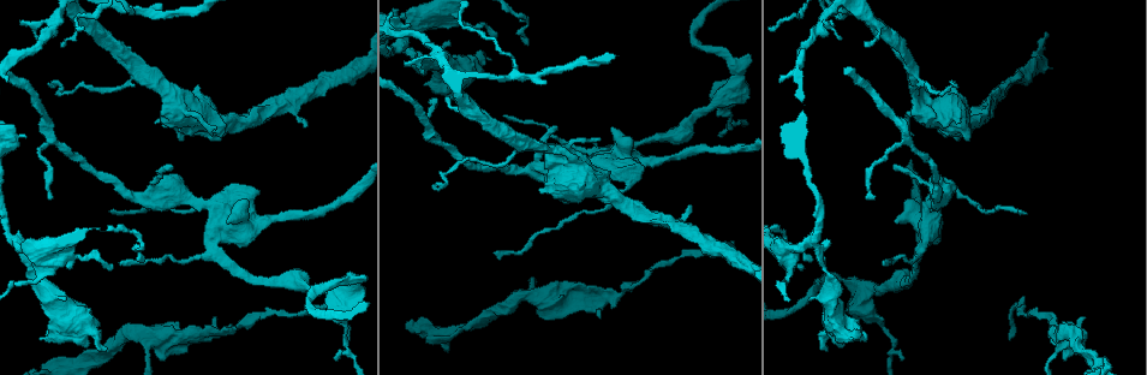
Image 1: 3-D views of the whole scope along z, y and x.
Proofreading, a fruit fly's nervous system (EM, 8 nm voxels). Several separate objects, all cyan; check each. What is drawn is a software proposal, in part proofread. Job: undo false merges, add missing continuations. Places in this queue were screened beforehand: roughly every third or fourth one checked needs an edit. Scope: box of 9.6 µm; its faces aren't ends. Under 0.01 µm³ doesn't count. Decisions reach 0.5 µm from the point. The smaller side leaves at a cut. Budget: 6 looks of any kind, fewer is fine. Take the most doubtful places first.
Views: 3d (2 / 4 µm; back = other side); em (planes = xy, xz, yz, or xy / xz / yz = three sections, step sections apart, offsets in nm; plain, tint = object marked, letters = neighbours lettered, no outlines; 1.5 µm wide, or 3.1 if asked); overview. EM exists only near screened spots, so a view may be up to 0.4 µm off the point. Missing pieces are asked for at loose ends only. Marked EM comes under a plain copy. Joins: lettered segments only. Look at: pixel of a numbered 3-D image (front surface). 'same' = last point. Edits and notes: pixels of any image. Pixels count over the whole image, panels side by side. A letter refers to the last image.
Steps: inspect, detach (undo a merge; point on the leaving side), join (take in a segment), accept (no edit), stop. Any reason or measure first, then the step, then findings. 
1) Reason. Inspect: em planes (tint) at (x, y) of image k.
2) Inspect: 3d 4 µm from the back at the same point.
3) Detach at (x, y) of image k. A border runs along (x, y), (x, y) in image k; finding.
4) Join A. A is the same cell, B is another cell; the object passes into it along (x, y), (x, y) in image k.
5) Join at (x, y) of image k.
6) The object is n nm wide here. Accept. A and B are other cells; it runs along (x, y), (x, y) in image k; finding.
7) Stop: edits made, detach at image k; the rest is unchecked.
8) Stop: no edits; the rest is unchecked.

Branch point. Inspect: 3d 2 µm at (812, 242) of image 1.

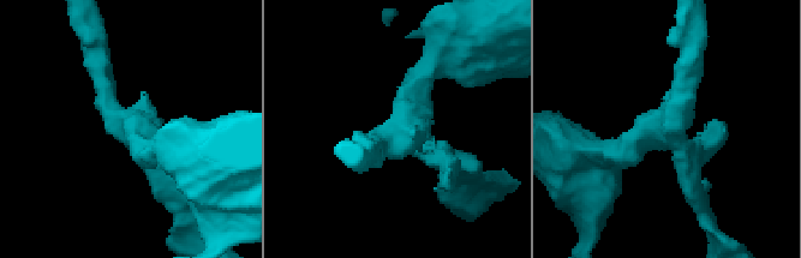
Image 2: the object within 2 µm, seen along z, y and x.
Inspect: em planes (letters) at (140, 133) of image 2.

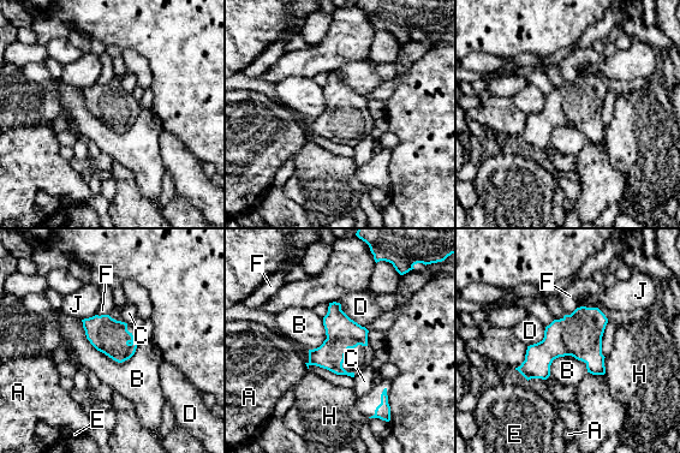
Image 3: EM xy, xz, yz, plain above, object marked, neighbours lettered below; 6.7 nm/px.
Accept. A, B, C, D, E, F, H and J are other cells; a border runs along (81, 320), (97, 350), (135, 353) in image 3; all the same neuron.

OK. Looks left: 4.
Abrupt turn. Inspect: 3d 4 µm at (1018, 304) of image 1.

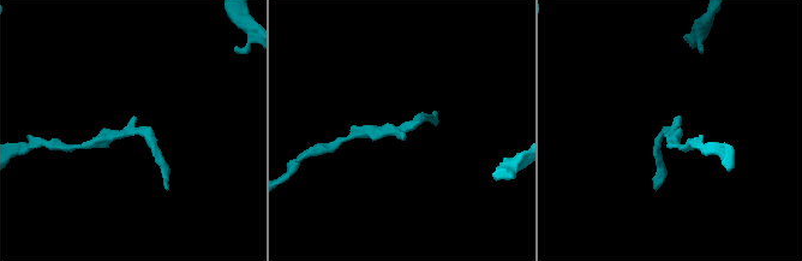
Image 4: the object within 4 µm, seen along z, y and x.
Inspect: em planes (letters) at (134, 133) of image 4.

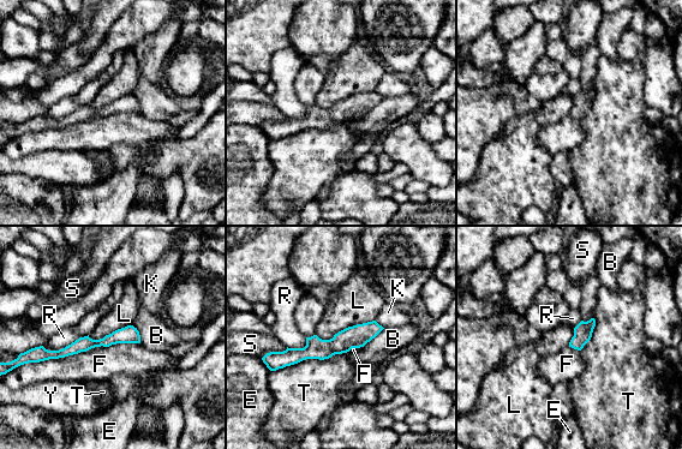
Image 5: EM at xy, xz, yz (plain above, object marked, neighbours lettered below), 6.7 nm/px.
The longest contact is with F, 750 nm. Accept. B, E, F, K, L, R, S, T and Y are other cells; it runs along (378, 328), (331, 347), (271, 359) in image 5; continuous, no second neuron.

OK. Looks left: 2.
Thick turns thin. Inspect: em planes (letters) at (248, 189) of image 1.

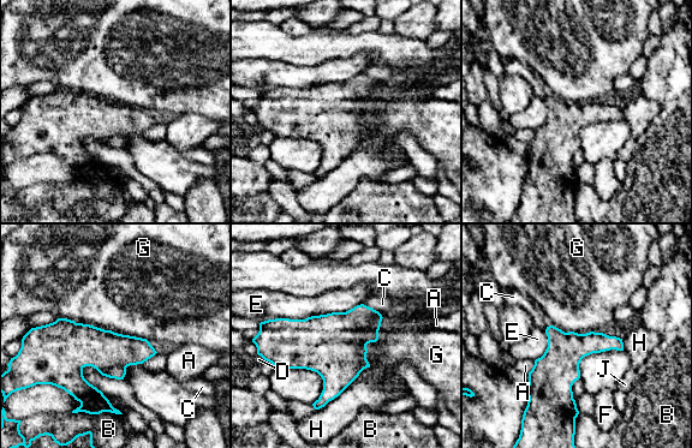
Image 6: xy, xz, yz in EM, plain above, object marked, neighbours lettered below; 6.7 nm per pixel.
Accept. A, B, C, D, E, F, G, H and J are other cells; a border runs along (82, 322), (141, 336), (149, 342) in image 6; one neuron here.

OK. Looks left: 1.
Stop: no edits; the rest is unchecked.

